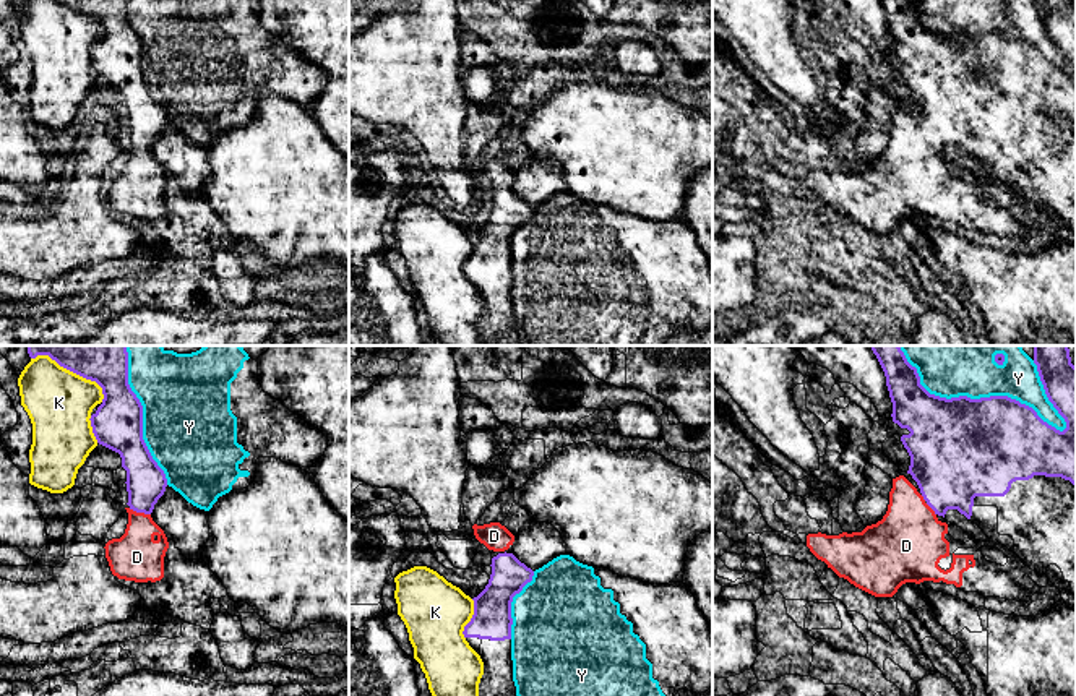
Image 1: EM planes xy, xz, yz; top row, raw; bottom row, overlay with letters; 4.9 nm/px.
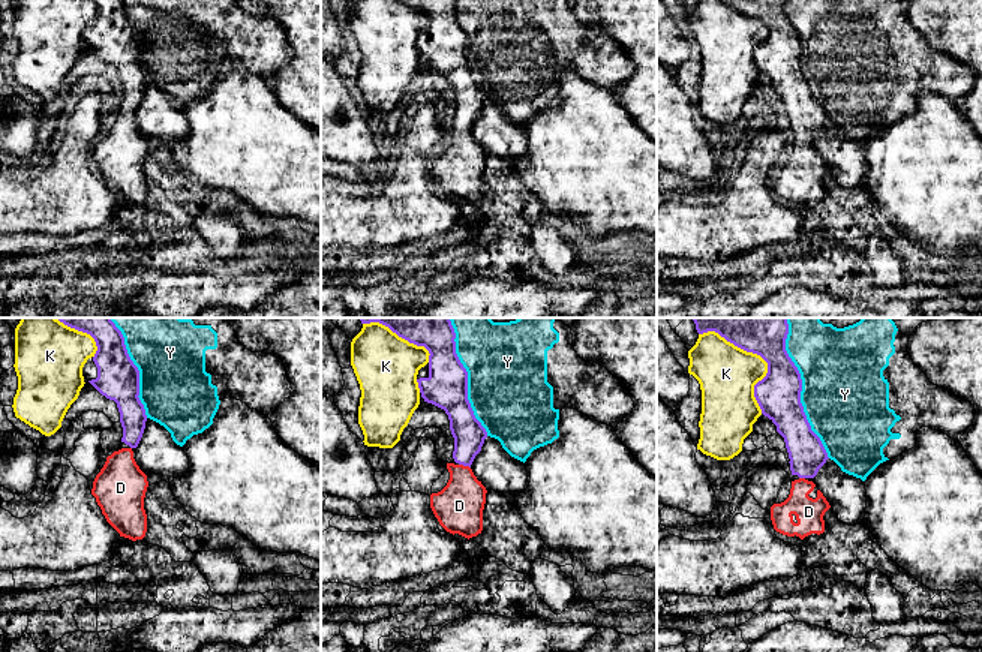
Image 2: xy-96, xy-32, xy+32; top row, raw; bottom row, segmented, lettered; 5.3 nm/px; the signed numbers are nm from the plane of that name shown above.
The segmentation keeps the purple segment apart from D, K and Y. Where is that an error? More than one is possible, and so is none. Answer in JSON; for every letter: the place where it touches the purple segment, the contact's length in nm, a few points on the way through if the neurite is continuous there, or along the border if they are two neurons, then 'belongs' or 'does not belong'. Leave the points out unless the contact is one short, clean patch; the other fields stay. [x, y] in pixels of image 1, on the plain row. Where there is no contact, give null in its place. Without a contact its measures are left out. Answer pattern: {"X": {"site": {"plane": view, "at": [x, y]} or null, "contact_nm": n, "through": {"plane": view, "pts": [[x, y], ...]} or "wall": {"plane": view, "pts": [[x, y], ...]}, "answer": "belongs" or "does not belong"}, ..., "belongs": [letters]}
{"D": {"site": {"plane": "xy", "at": [140, 148]}, "contact_nm": 120, "through": {"plane": "xy", "pts": [[146, 119], [140, 148], [137, 193]]}, "answer": "belongs"}, "K": {"site": {"plane": "xy", "at": [86, 15]}, "contact_nm": 300, "answer": "does not belong"}, "Y": {"site": {"plane": "yz", "at": [984, 34]}, "contact_nm": 850, "answer": "does not belong"}, "belongs": ["D"]}

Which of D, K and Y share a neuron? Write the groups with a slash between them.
D / K / Y

